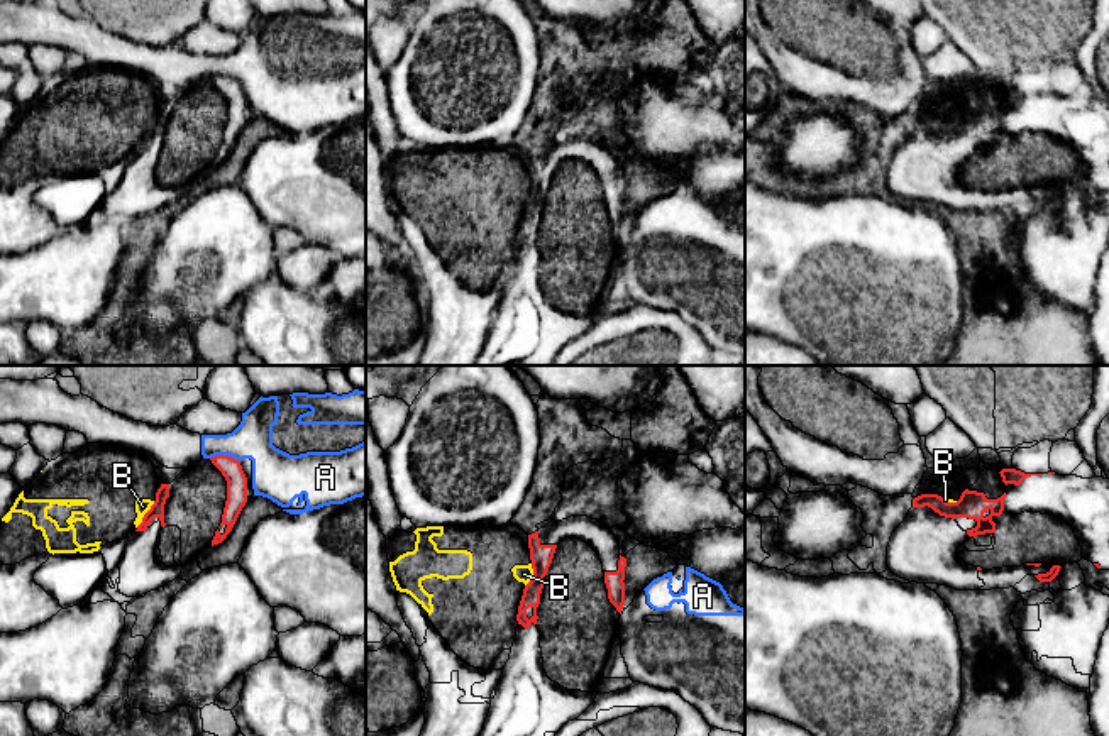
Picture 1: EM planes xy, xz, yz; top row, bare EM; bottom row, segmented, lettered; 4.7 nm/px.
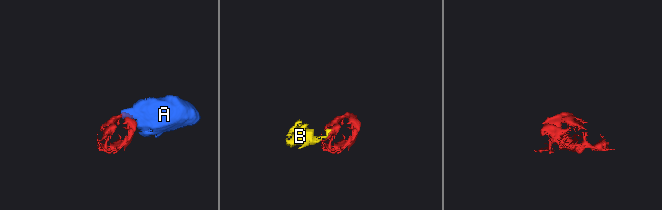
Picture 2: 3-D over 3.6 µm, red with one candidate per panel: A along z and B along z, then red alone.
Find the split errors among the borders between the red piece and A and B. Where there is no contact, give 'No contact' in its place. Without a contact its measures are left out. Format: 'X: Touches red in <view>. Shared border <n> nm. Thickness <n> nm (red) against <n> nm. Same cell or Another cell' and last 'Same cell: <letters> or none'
A: Touches red in xy. Shared border 150 nm. Thickness 100 nm (red) against 220 nm. Another cell
B: Touches red in xy. Shared border 160 nm. Thickness 70 nm (red) against 70 nm. Another cell
Same cell: none

